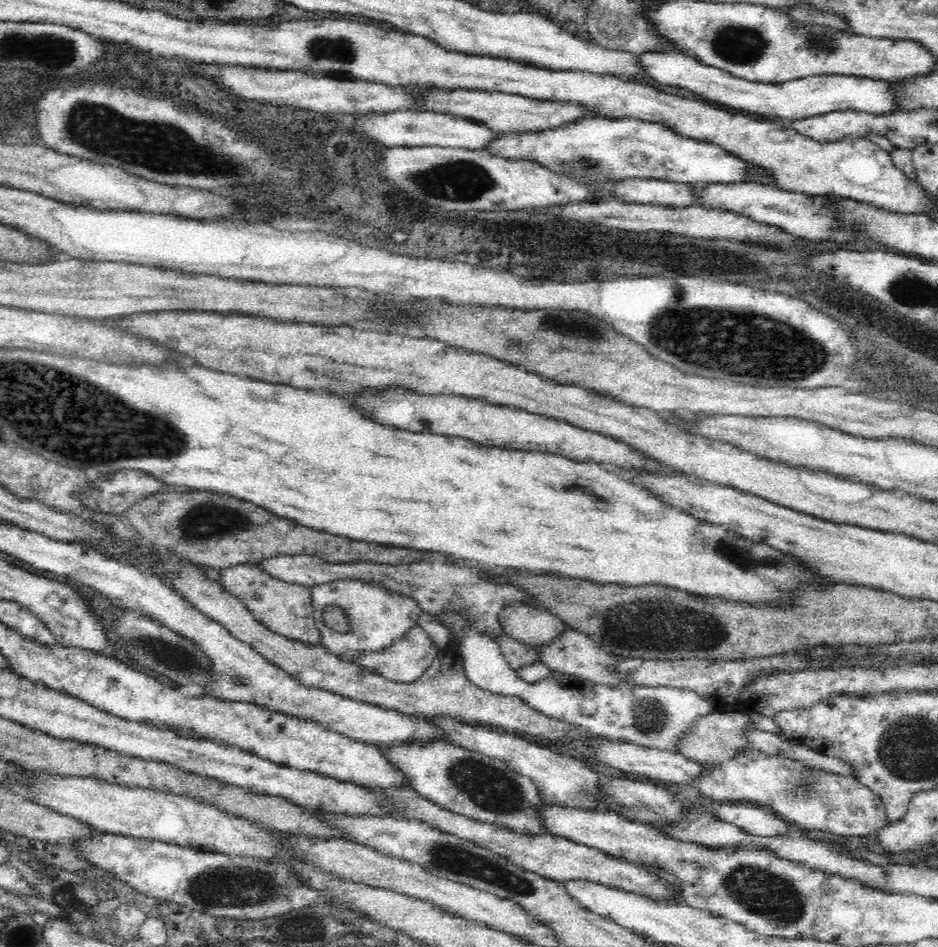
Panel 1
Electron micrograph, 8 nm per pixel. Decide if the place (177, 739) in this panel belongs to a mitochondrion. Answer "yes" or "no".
no

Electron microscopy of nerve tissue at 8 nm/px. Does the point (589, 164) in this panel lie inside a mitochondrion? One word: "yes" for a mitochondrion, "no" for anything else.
yes

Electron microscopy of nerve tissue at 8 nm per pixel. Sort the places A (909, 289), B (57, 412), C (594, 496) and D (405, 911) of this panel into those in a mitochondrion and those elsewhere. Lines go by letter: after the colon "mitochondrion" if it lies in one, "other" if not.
A: mitochondrion
B: mitochondrion
C: mitochondrion
D: other

